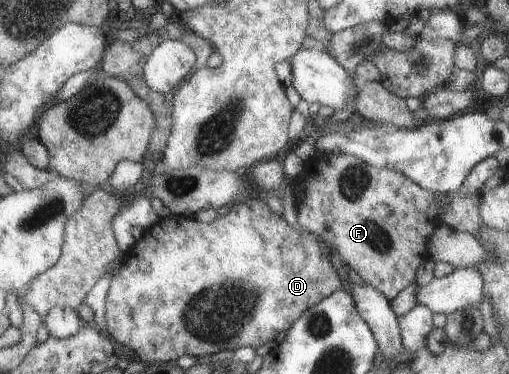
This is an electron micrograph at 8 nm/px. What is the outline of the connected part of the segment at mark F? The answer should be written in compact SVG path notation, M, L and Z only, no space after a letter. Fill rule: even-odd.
M330 155L317 164L303 163L301 171L291 188L295 196L297 224L329 244L364 284L381 292L388 301L414 282L419 264L427 259L427 238L431 236L439 220L455 232L469 233L474 237L479 226L483 225L478 212L479 194L459 196L455 190L451 194L443 194L446 202L441 203L435 198L438 194L413 184L398 172L389 168L373 168L355 156Z

